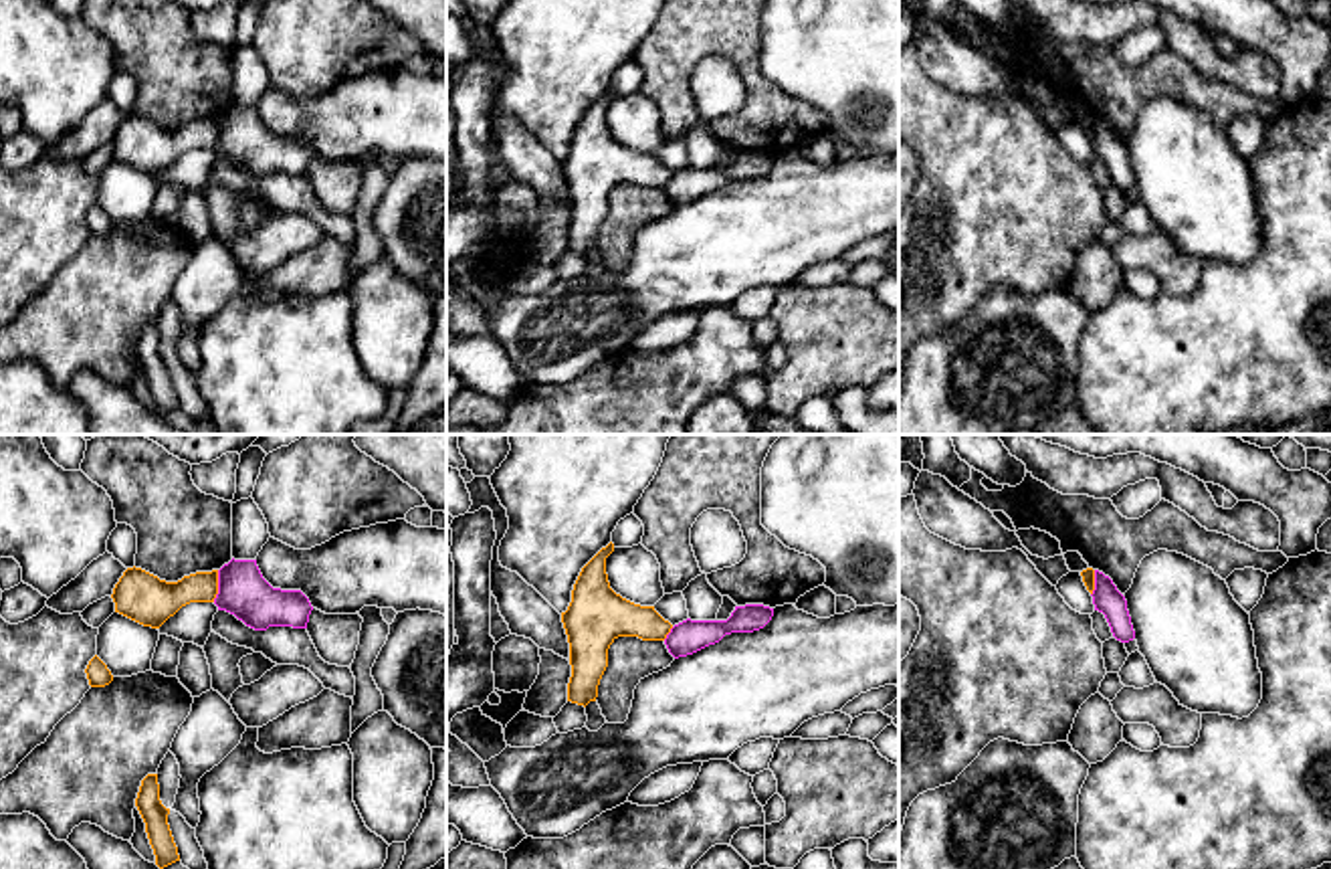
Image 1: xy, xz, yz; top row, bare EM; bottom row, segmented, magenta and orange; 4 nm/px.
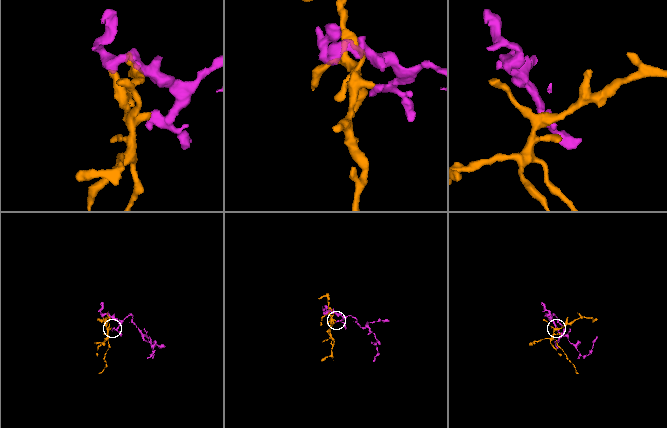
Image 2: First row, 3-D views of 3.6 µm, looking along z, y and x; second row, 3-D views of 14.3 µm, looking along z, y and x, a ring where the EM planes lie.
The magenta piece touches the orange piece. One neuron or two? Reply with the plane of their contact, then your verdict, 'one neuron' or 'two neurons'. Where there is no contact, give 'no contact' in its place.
xy | two neurons

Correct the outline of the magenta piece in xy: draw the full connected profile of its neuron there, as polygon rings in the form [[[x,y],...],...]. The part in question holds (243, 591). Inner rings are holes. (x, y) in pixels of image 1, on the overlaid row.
[[[230,560],[218,570],[218,610],[226,610],[254,631],[269,626],[307,629],[313,610],[301,590],[273,588],[257,560]]]

